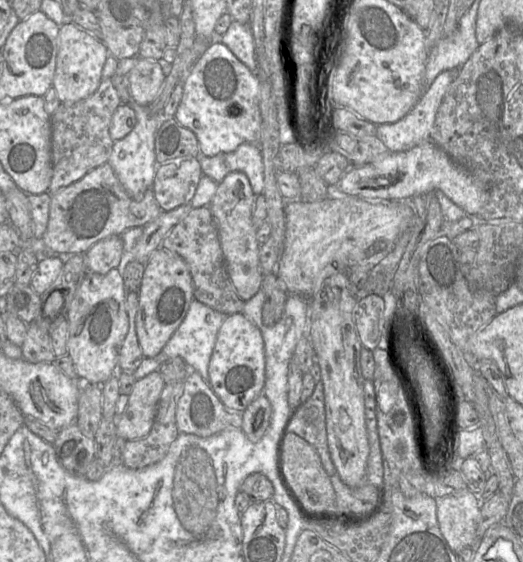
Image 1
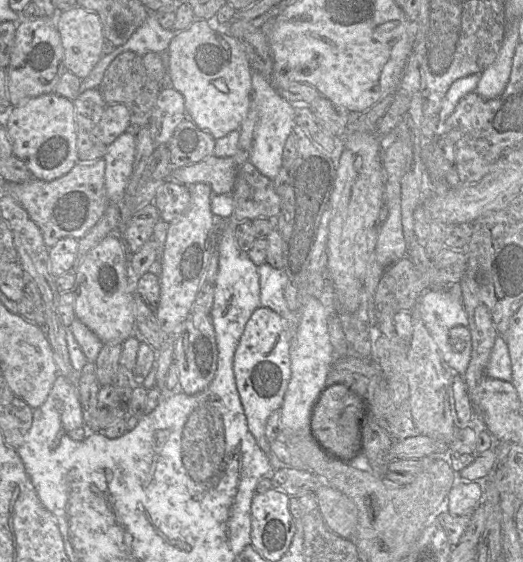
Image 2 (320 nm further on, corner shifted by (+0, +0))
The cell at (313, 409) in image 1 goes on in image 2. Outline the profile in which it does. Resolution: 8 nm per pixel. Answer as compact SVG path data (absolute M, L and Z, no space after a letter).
M344 384L326 388L311 414L311 428L318 439L340 456L353 453L357 441L359 403Z

